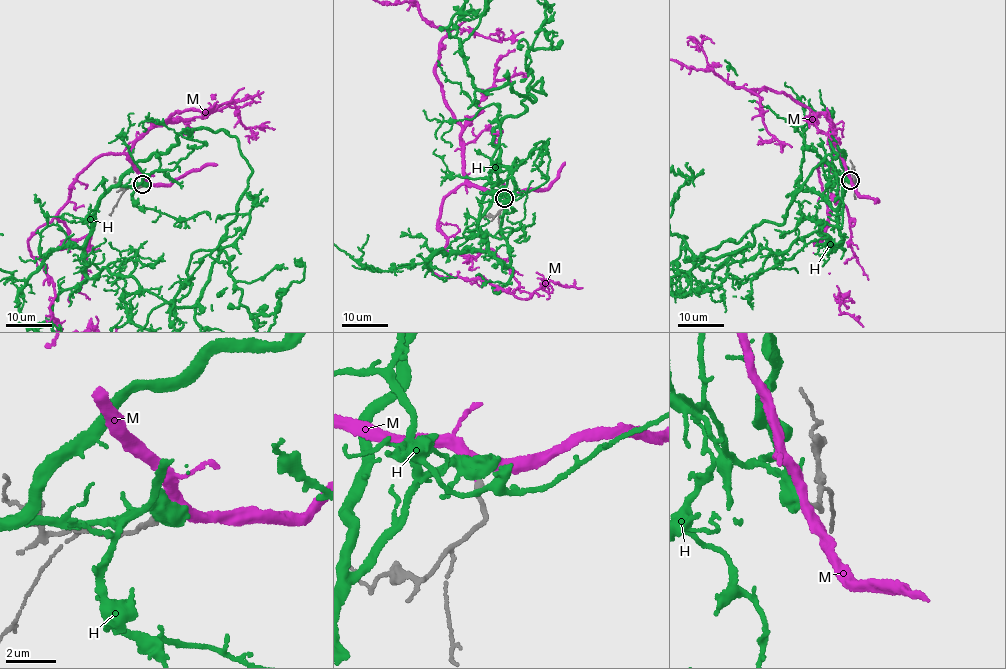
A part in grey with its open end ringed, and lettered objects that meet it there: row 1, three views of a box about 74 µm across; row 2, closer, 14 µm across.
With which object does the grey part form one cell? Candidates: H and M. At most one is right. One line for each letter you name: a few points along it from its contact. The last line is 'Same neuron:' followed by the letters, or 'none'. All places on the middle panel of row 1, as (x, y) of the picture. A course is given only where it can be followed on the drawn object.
M: course (504, 198), (464, 184), (445, 195), (438, 224), (447, 239), (431, 270), (483, 277), (525, 299), (574, 279)
Same neuron: M

